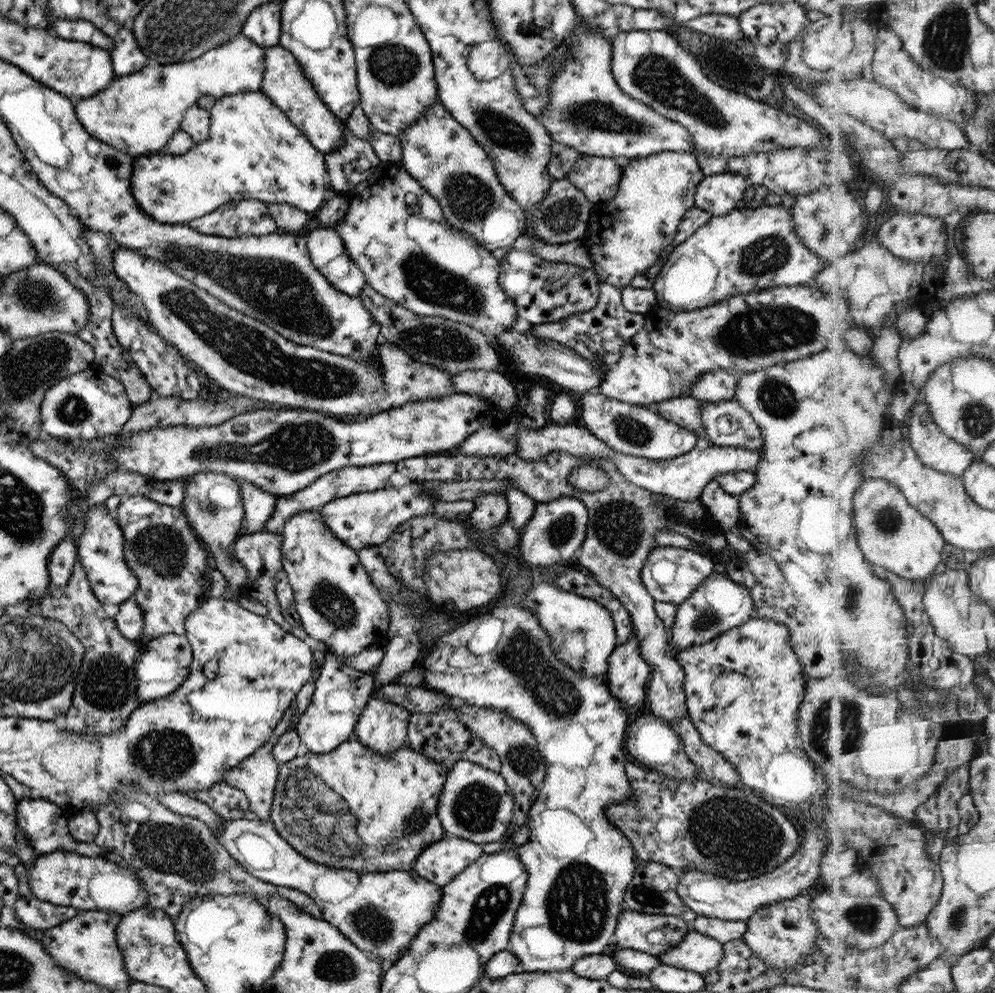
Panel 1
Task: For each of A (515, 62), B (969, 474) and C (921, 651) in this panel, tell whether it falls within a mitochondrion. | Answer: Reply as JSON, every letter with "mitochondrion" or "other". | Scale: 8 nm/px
{"A":"other","B":"other","C":"other"}

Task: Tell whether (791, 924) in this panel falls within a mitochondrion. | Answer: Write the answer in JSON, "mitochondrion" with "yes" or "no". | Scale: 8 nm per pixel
{"mitochondrion":"yes"}

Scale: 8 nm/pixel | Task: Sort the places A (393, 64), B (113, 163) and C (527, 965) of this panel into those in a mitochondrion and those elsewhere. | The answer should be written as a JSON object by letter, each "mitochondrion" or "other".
{"A":"mitochondrion","B":"other","C":"other"}

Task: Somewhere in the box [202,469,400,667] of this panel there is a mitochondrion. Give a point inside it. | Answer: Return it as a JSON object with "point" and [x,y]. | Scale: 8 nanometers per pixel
{"point":[335,605]}

